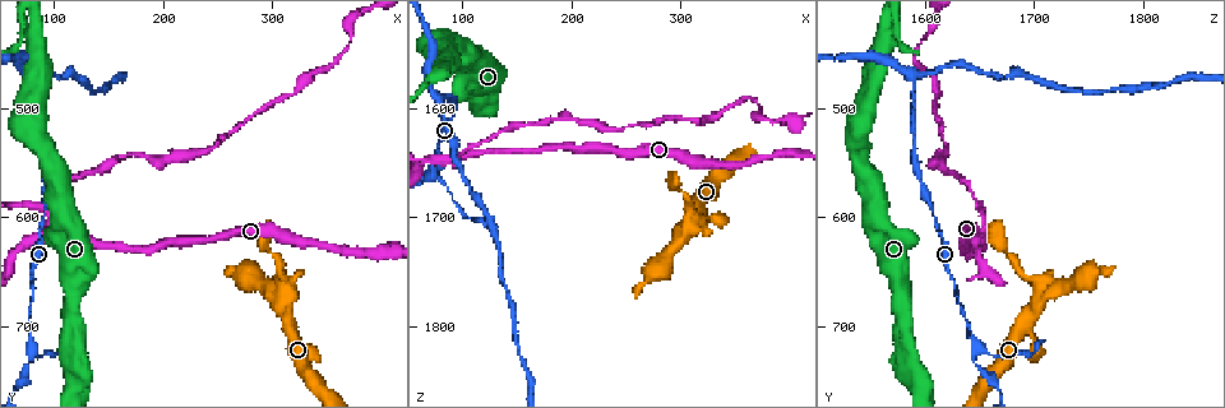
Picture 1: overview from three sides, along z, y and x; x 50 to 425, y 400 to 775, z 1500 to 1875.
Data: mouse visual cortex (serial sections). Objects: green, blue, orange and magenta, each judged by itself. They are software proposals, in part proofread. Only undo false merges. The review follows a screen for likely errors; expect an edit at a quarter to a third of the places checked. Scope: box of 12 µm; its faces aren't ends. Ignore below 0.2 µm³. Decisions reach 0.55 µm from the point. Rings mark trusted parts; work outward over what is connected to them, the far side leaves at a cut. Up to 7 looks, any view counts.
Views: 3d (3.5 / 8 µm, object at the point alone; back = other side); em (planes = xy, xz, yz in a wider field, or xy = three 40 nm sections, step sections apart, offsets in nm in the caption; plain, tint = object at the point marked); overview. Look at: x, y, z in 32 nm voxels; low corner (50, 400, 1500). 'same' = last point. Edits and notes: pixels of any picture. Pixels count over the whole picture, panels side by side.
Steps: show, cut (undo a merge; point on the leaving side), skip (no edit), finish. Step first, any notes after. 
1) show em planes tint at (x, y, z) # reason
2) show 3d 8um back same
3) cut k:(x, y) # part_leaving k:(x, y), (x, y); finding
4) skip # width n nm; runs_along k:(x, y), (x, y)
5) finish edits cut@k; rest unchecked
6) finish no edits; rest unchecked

show 3d 3.5um at (78, 476, 1590) # branch point

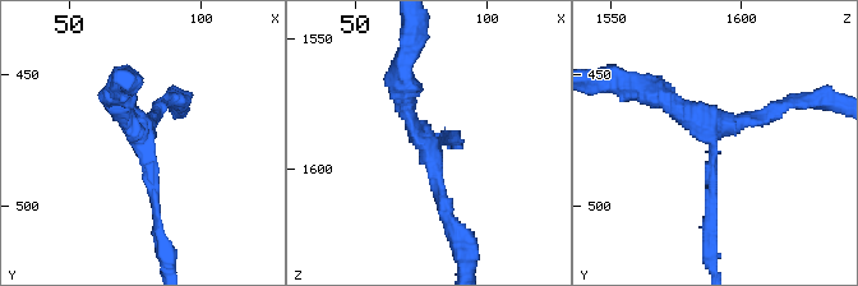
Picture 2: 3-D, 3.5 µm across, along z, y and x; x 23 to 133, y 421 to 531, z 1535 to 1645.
skip # arm_widths 150, 200, 250 nm; runs_along 2:(710, 225), (713, 134), (782, 106); continuous, no second cell

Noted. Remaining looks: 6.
show 3d 3.5um at (94, 590, 1654) # a fork

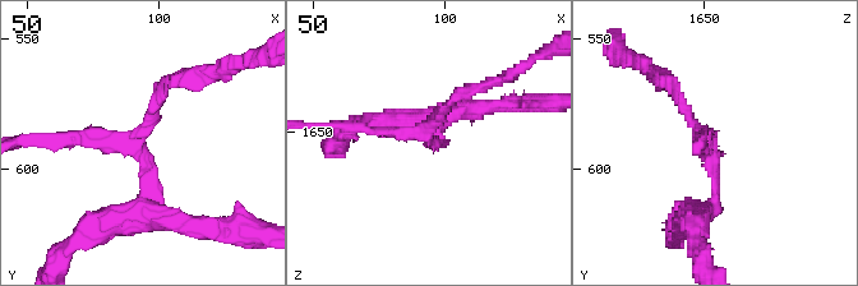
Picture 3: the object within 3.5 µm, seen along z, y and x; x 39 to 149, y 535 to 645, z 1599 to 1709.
show em xy step 3 tint at (93, 591, 1652)

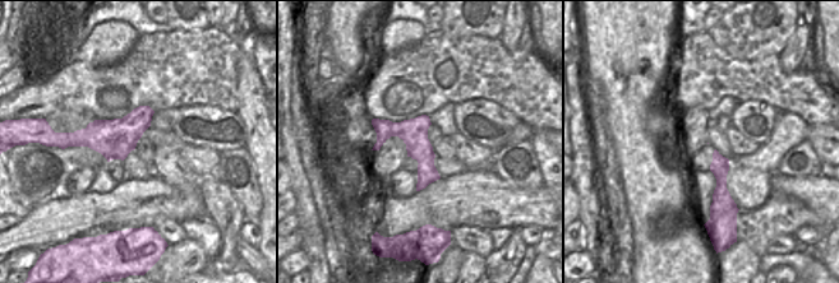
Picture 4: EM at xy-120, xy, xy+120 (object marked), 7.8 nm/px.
show em planes tint same # another direction

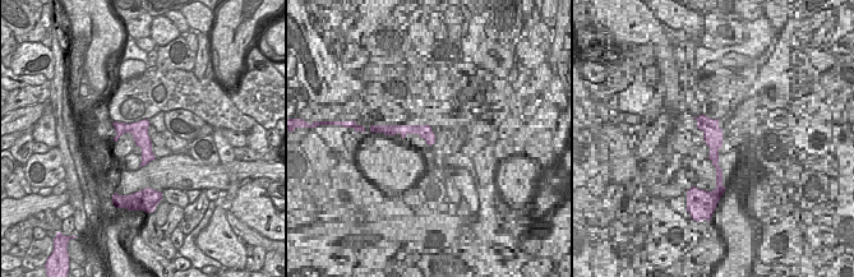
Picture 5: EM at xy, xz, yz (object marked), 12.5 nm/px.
cut 3:(101, 138) # width 220 nm; border 5:(151, 142), (142, 149); a second cell is stuck on

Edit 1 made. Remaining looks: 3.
show 3d 3.5um at (308, 674, 1706) # a fork

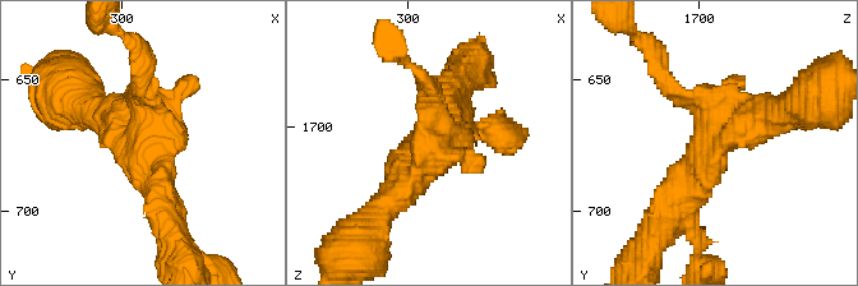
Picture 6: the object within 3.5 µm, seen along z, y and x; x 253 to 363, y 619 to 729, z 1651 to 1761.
skip # runs_along 6:(678, 201), (716, 134), (782, 114); one cell here

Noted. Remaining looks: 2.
finish edits cut@3; rest unchecked

